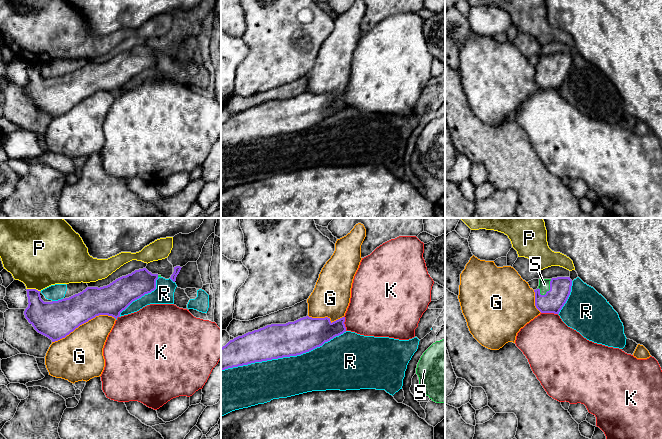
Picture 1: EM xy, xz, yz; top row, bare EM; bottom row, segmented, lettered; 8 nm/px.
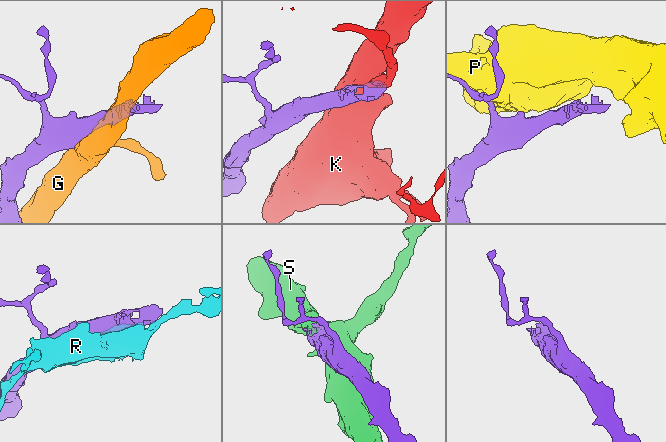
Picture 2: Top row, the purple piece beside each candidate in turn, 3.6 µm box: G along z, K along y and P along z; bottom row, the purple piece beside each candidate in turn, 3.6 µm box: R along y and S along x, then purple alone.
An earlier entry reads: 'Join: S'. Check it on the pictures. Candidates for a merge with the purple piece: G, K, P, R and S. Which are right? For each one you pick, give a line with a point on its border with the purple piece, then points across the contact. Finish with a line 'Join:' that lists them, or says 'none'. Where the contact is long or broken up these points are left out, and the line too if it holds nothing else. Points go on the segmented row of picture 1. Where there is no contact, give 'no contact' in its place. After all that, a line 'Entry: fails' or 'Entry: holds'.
S: meets purple in yz at (550, 288)
Join: S
Entry: holds

